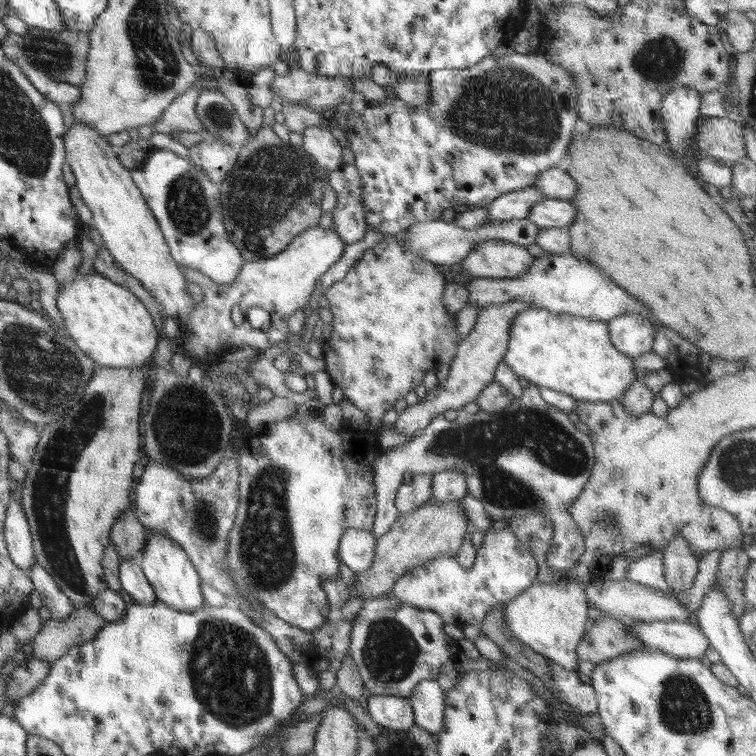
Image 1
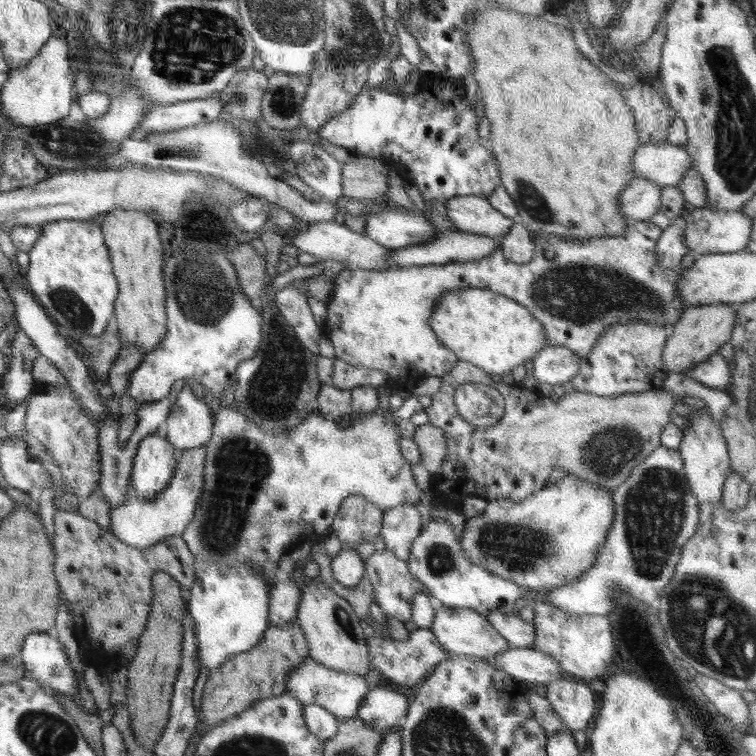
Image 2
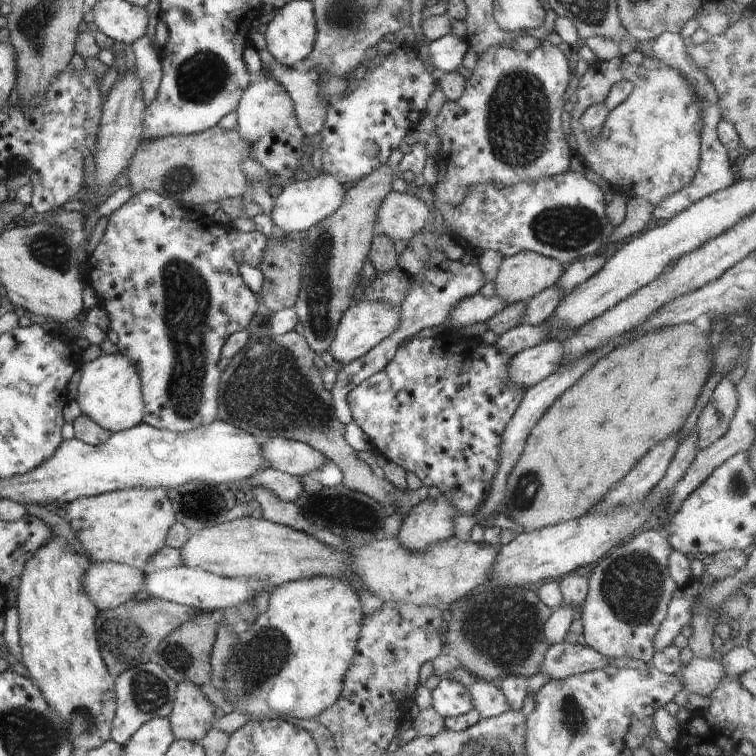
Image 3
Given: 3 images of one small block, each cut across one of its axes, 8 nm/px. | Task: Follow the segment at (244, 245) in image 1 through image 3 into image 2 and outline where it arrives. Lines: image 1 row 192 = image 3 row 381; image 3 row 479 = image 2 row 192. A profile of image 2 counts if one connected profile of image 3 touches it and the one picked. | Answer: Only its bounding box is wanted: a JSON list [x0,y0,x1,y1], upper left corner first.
[342,152,389,199]

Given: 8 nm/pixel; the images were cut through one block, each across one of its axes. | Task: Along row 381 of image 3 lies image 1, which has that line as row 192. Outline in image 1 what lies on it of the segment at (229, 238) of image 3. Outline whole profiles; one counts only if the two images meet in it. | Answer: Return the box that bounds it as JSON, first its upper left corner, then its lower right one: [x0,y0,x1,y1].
[131,149,245,286]

